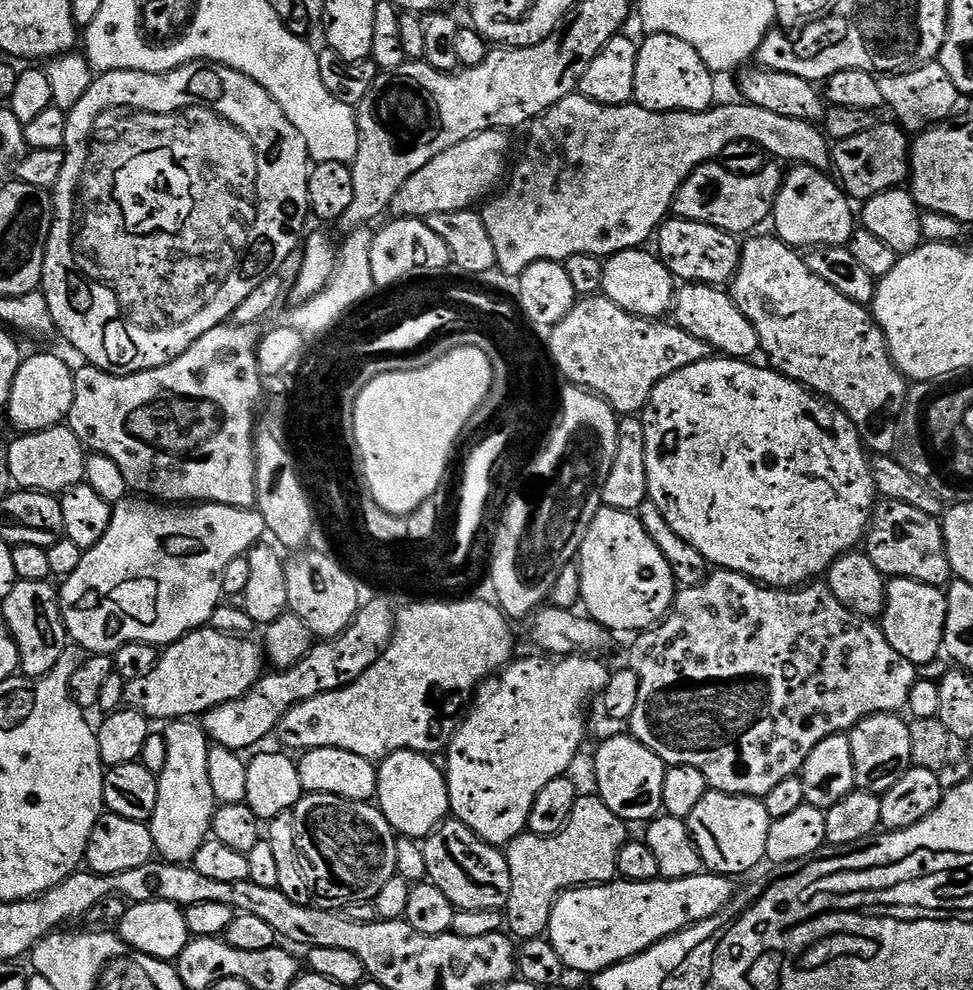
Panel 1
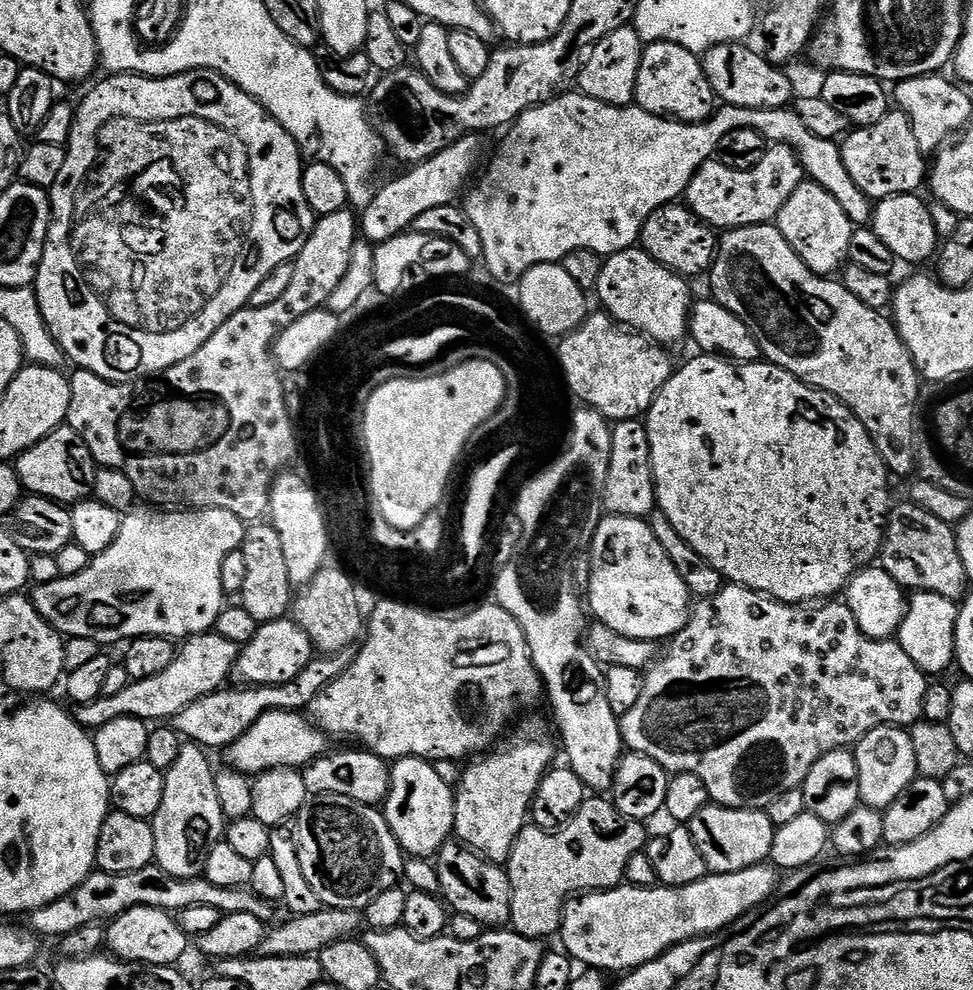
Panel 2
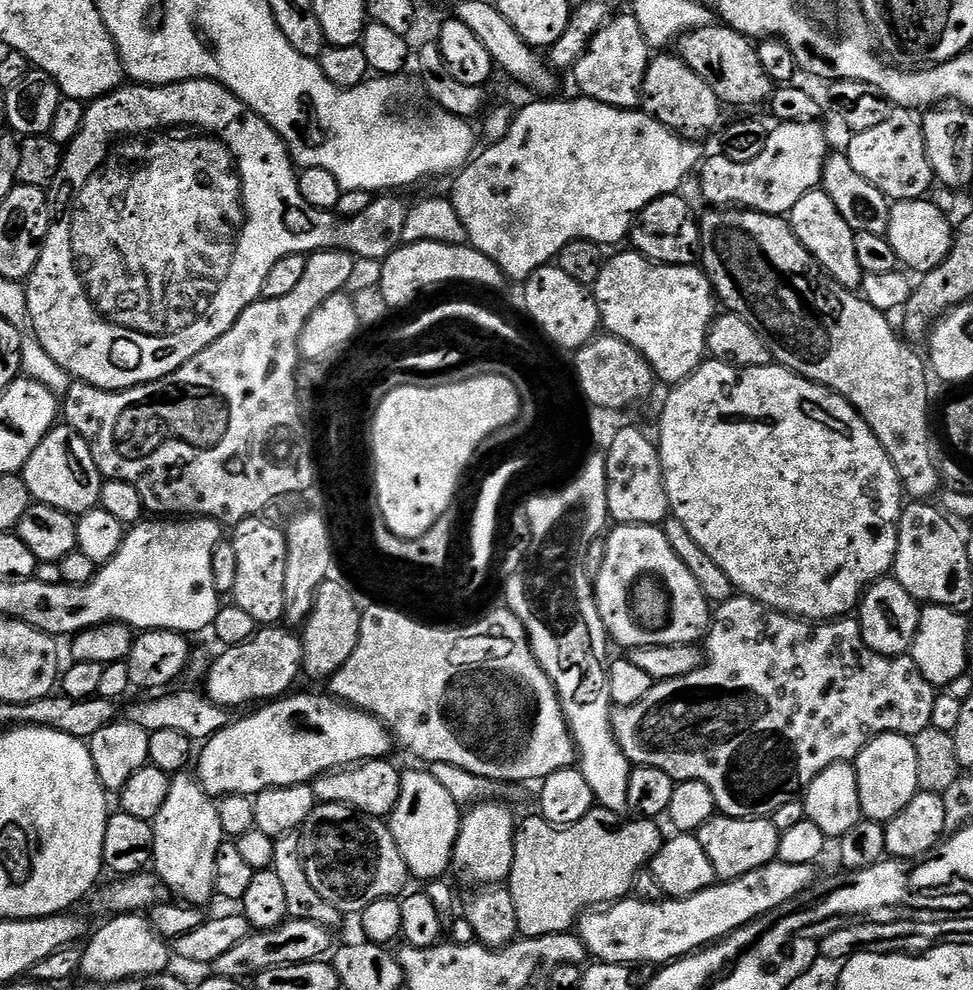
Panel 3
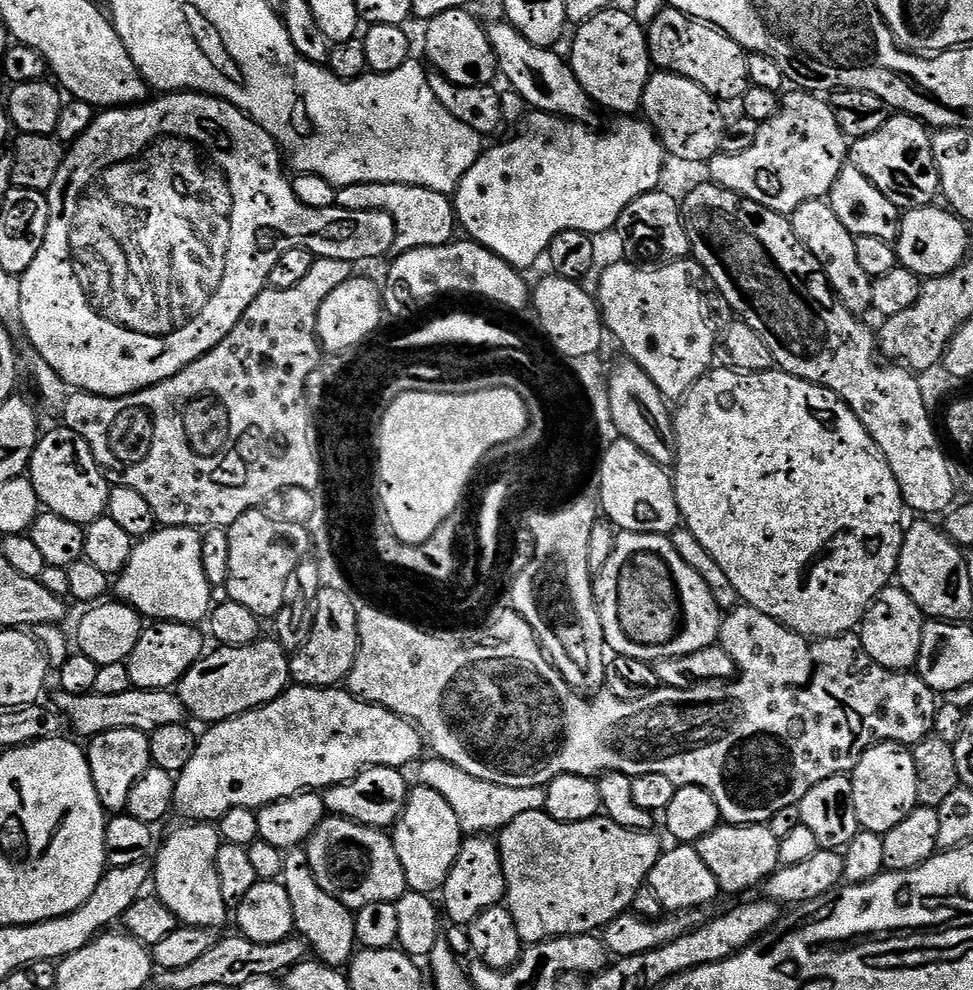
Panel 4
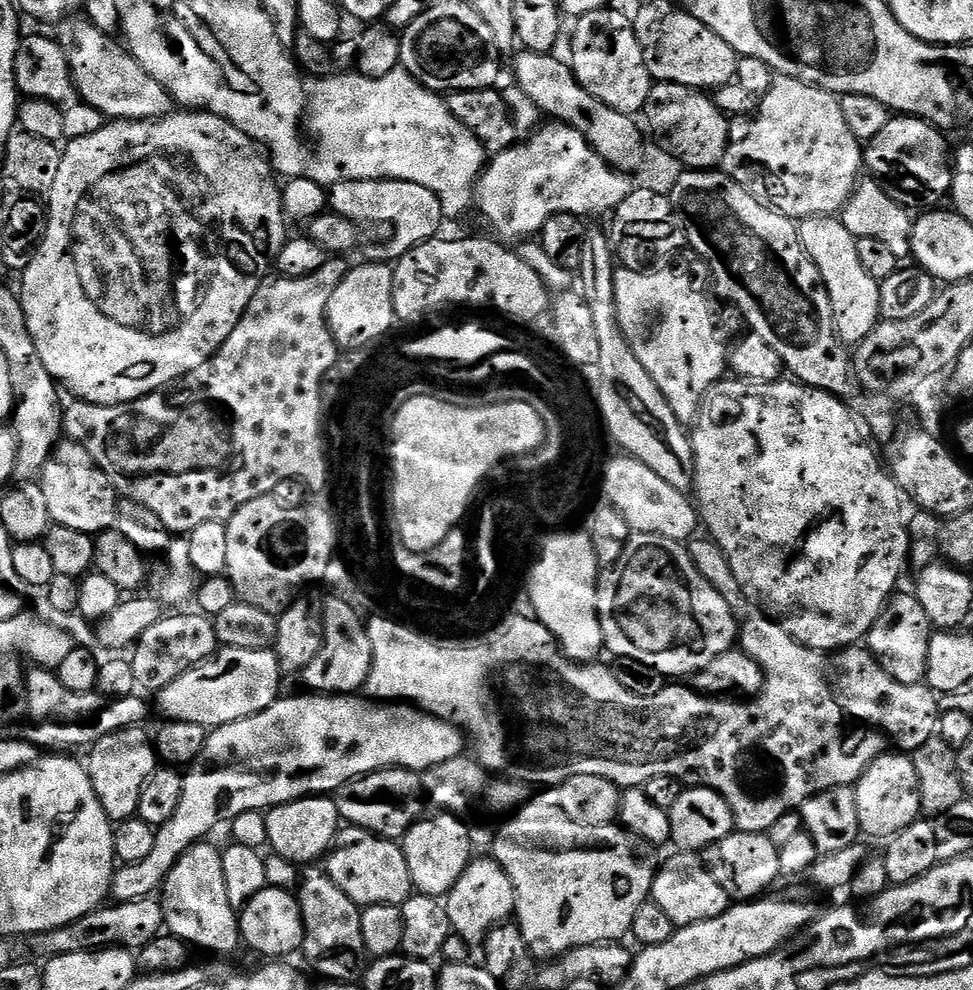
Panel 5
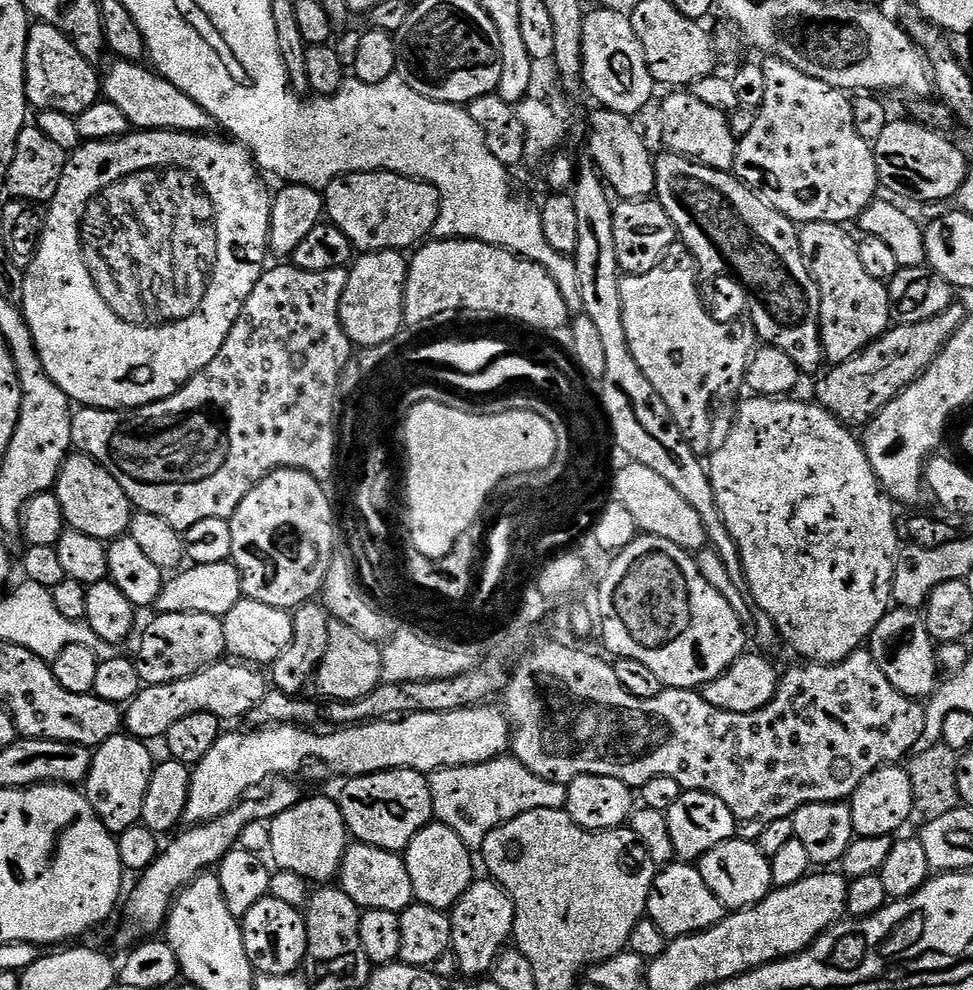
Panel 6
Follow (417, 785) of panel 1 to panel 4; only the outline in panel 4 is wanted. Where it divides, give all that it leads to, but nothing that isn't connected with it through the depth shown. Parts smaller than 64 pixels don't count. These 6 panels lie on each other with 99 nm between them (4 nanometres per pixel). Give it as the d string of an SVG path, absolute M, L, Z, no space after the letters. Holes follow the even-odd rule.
M416 786L408 793L408 804L404 808L399 820L396 821L390 832L394 850L398 850L398 862L402 862L402 870L406 874L406 882L413 892L427 892L436 894L441 891L460 853L462 833L458 817L454 810L450 810L450 802L442 798L442 794L423 786Z

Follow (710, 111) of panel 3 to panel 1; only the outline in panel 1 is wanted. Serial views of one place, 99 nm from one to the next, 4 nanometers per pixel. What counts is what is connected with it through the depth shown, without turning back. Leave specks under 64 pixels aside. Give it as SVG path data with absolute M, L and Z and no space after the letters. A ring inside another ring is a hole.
M670 34L645 35L638 44L638 70L634 70L634 100L655 112L705 112L716 96L714 73L698 58L698 50Z

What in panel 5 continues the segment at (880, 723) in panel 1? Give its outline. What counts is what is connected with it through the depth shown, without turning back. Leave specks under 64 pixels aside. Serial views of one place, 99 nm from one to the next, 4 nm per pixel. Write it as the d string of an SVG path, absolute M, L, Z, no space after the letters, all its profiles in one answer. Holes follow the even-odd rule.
M892 750L880 756L864 771L854 787L858 802L858 822L865 837L891 838L906 830L906 826L921 819L918 774L914 771L911 755Z

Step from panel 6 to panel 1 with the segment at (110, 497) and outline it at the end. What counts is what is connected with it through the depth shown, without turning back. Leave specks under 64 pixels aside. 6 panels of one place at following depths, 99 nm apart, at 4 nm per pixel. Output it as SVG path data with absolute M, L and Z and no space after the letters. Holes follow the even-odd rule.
M67 426L20 434L15 438L17 440L9 446L6 459L12 483L17 489L63 494L76 484L84 483L86 449Z

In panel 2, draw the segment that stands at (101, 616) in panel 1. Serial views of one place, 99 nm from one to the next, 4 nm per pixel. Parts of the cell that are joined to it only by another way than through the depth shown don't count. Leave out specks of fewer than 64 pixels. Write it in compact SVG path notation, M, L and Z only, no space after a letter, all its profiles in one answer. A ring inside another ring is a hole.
M144 506L141 512L136 511L129 511L121 519L118 538L114 538L114 542L110 542L110 546L102 554L91 557L86 570L82 570L82 574L62 576L59 580L31 589L30 595L34 606L38 610L38 614L42 614L44 621L52 628L55 628L61 636L65 638L90 638L95 644L107 646L107 644L116 644L119 640L131 642L139 638L139 636L167 636L169 638L180 636L179 638L187 638L190 636L201 636L202 633L215 629L218 614L226 606L226 597L222 590L222 558L226 558L226 554L240 550L241 544L244 543L245 521L240 520L234 514L230 514L230 510L218 510L217 508L157 510L152 506Z

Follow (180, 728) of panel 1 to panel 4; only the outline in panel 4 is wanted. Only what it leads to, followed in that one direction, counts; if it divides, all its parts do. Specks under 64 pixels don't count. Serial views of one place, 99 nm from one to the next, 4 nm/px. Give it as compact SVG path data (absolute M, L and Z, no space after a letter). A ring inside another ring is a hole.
M184 822L181 828L176 828L164 840L164 845L159 845L154 861L154 895L176 916L177 921L183 926L195 928L210 928L220 930L224 923L229 923L230 906L222 898L222 886L218 886L218 850L221 846L219 831L208 822Z

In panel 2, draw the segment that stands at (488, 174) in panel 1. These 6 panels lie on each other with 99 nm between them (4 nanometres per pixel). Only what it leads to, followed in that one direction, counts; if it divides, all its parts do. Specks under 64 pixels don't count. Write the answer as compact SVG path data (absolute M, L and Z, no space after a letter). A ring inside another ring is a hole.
M476 134L464 136L446 150L434 154L429 160L423 160L421 164L404 170L397 180L390 181L385 188L383 185L370 203L370 208L362 215L363 239L373 245L385 244L390 238L401 236L409 231L412 223L421 214L426 214L426 210L435 210L438 206L453 203L457 199L455 196L459 197L465 191L466 185L477 171L476 163L480 160L480 140L481 137Z

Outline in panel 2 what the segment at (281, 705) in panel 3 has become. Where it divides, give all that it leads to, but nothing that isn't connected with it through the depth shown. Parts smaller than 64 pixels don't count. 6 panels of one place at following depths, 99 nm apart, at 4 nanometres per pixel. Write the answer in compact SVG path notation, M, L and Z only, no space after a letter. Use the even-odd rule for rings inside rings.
M267 712L226 750L226 756L235 771L255 778L275 768L303 769L319 756L325 755L328 743L329 737L307 715L299 712Z

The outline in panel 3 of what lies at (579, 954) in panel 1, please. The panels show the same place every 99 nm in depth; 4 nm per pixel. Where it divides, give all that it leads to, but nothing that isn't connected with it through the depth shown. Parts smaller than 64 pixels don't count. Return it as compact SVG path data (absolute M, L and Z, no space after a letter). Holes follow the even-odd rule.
M773 862L750 874L742 874L742 878L714 883L706 890L686 898L617 900L603 910L592 910L581 916L578 935L587 946L589 957L601 964L663 966L723 940L759 916L767 916L791 905L813 887L812 871L814 868L810 864Z

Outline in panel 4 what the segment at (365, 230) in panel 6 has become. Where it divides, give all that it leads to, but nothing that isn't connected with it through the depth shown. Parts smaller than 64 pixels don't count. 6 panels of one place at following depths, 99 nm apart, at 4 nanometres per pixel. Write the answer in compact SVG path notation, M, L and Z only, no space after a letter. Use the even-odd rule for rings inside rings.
M374 182L373 184L346 186L337 191L335 207L363 212L378 210L390 214L390 218L394 218L396 223L396 237L392 247L392 252L396 254L409 252L415 248L433 248L453 243L457 235L455 232L458 232L453 201L445 193L413 184Z

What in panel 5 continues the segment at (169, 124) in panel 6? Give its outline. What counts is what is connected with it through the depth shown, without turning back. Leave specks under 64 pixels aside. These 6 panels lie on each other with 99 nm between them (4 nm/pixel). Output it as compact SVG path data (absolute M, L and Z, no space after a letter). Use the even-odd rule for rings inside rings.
M65 18L59 21L58 39L68 54L75 91L85 104L102 110L112 120L157 120L174 110L172 96L154 82L143 66L119 39L102 34L87 18Z

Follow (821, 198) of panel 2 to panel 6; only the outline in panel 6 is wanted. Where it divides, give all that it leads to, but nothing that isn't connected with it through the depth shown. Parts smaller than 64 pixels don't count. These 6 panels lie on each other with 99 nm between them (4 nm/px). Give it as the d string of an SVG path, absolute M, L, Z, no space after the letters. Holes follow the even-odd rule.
M826 222L806 224L799 229L800 249L820 291L820 337L829 365L841 364L846 362L846 358L854 358L854 354L873 344L893 323L885 281L875 280L870 278L870 274L866 274L862 261L858 258L857 237L852 237L848 231L847 227Z

